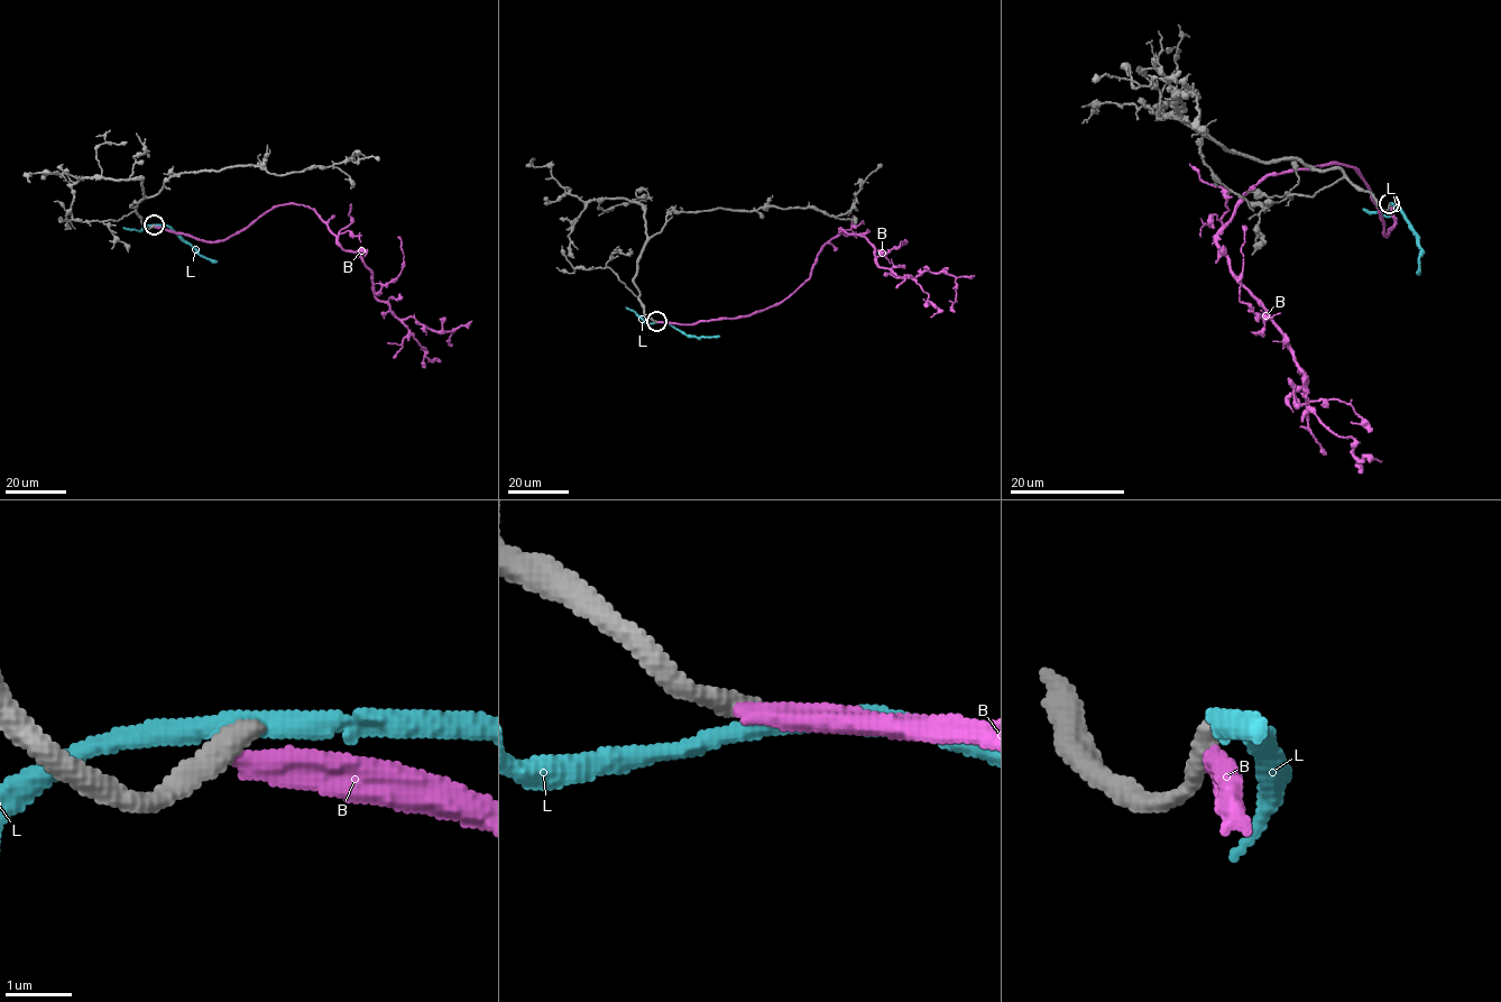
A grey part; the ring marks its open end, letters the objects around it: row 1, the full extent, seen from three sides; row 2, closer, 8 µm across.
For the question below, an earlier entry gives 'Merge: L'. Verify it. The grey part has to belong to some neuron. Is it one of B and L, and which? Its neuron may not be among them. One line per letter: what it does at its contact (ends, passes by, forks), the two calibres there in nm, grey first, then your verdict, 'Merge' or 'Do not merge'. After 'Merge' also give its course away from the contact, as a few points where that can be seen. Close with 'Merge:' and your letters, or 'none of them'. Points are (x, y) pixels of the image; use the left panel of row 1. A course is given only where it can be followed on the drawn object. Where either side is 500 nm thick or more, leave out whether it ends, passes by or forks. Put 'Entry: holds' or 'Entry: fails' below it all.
B: It ends there. Thickness 420 nm (grey) against 320 nm. Do not merge
L: It passes by. Thickness 360 nm (grey) against 320 nm. Do not merge
Merge: none of them
Entry: fails

